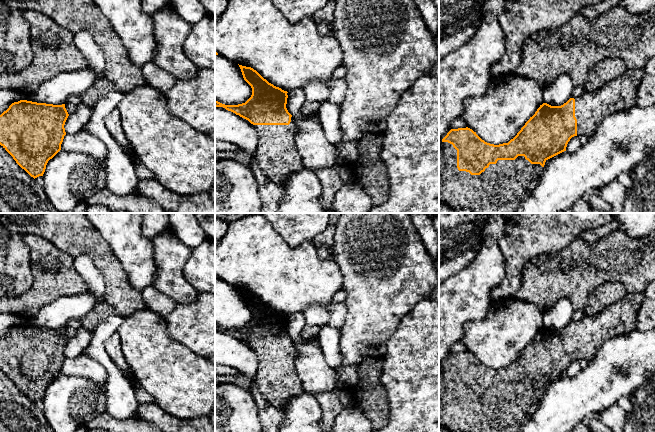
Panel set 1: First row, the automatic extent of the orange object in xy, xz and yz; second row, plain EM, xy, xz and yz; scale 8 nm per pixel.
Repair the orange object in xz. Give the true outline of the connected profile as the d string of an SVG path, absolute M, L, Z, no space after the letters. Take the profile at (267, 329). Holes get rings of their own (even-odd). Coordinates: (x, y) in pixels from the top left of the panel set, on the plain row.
M242 289L239 291L244 304L252 312L251 321L238 329L225 329L215 324L215 331L223 331L254 349L258 359L256 384L259 391L274 407L280 409L303 390L295 366L295 344L286 332L288 316L269 307L253 292Z

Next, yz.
M627 293L596 316L584 316L561 330L543 327L508 367L487 367L468 351L451 353L442 363L439 376L439 427L446 427L452 432L518 432L536 411L545 386L566 375L572 361L590 361L607 340L636 329L637 312L643 299L643 293Z

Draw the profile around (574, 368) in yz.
M574 360L570 363L570 365L567 368L566 376L568 377L574 377L581 371L582 365L579 363L579 360Z

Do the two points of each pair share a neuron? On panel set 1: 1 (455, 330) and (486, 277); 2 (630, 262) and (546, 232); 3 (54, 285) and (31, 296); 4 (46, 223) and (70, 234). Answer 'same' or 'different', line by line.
1: same
2: different
3: same
4: same

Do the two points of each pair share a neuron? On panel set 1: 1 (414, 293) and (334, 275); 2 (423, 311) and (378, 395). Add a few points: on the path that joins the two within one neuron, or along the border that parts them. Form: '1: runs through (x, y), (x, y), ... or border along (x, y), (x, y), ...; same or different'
1: border along (331, 259), (336, 263), (342, 274), (342, 288); different
2: border along (383, 362), (380, 382), (387, 393), (389, 409); different

